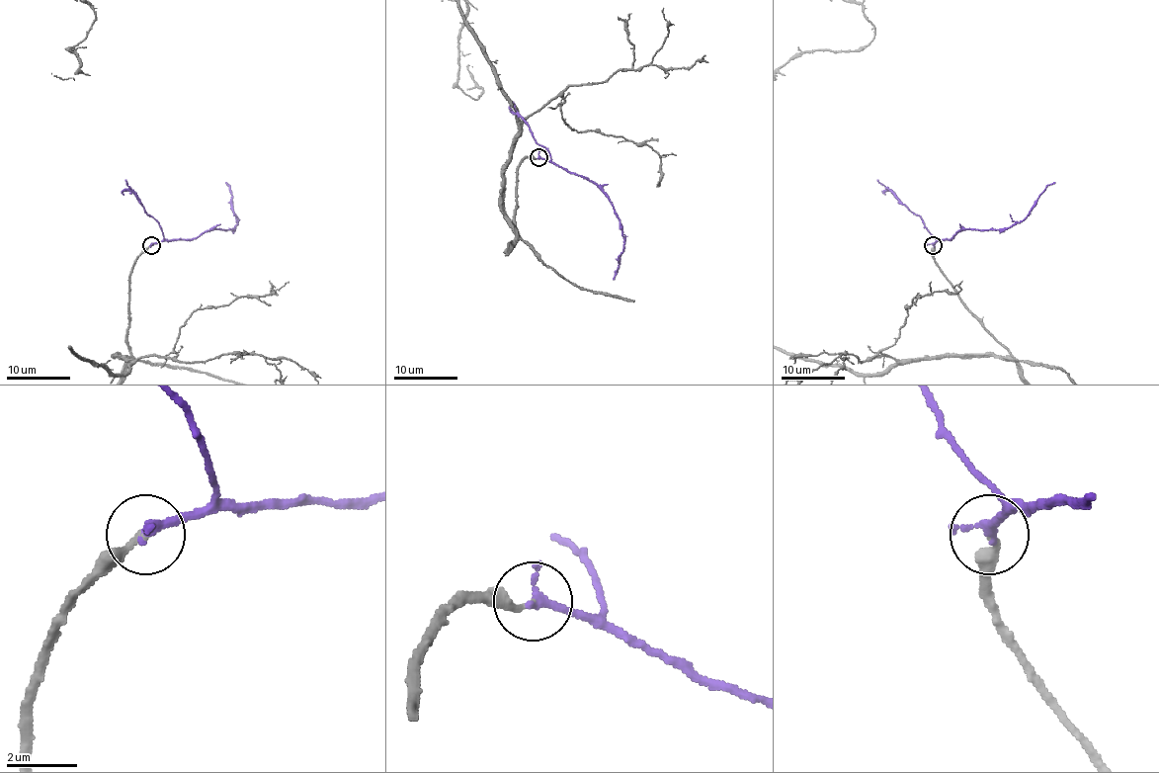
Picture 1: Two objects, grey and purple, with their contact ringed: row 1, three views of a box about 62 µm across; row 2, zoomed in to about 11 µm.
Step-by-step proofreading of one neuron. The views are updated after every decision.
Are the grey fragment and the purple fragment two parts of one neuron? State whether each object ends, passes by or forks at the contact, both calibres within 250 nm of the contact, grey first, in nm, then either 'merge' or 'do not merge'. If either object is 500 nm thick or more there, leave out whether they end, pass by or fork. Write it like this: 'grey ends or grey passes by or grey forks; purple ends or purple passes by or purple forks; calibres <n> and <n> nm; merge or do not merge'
grey ends; purple ends; calibres 160 and 320 nm; merge

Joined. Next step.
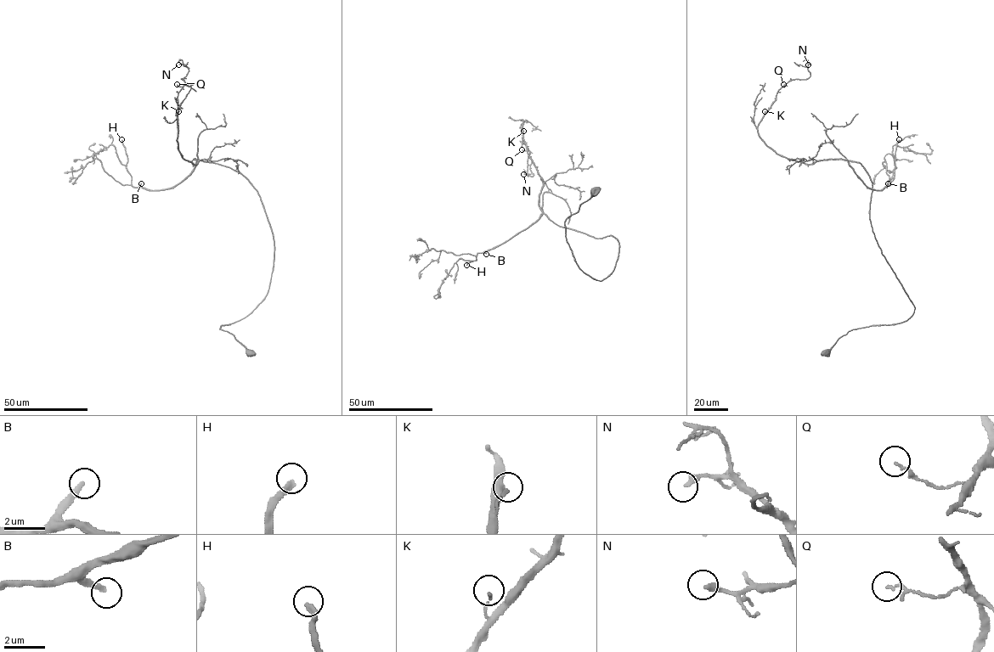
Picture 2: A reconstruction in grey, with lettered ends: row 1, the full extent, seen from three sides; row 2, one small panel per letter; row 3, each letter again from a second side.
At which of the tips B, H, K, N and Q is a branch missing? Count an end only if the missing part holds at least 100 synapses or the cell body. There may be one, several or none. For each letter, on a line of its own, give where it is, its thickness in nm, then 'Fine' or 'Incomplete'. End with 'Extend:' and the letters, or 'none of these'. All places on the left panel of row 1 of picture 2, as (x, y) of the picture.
B: Place: (141, 183). Thickness 240 nm. Incomplete
H: Place: (121, 139). Thickness 260 nm. Incomplete
K: Place: (178, 111). Thickness 120 nm. Fine
N: Place: (178, 64). Thickness 300 nm. Fine
Q: Place: (177, 84). Thickness 100 nm. Fine
Extend: B, H

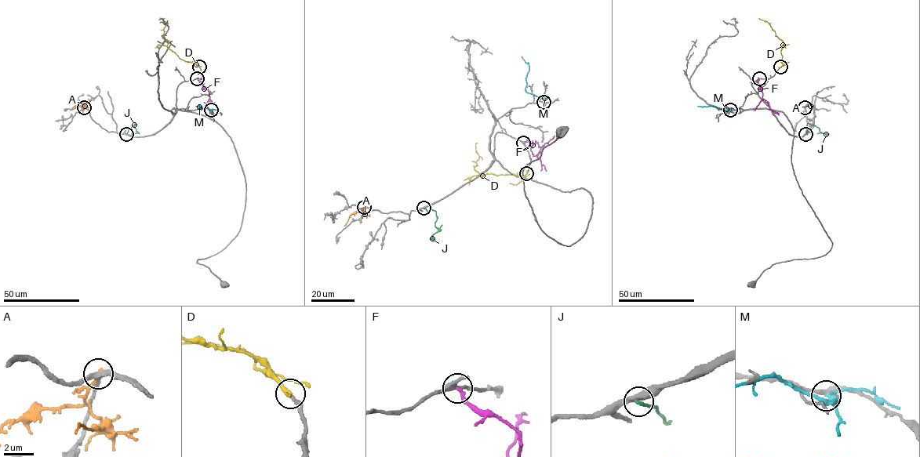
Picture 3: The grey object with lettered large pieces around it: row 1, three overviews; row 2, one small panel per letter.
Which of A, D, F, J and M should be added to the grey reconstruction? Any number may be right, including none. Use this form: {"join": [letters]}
{"join": ["D"]}

